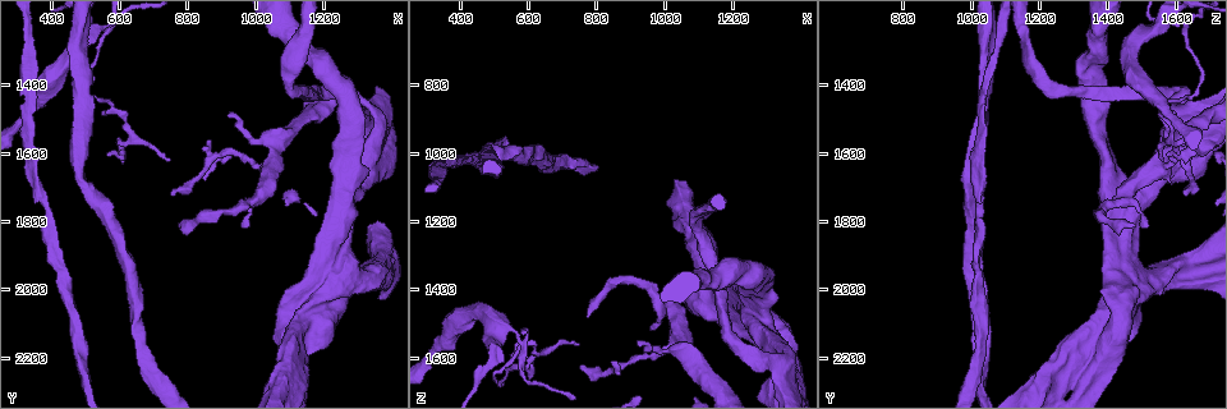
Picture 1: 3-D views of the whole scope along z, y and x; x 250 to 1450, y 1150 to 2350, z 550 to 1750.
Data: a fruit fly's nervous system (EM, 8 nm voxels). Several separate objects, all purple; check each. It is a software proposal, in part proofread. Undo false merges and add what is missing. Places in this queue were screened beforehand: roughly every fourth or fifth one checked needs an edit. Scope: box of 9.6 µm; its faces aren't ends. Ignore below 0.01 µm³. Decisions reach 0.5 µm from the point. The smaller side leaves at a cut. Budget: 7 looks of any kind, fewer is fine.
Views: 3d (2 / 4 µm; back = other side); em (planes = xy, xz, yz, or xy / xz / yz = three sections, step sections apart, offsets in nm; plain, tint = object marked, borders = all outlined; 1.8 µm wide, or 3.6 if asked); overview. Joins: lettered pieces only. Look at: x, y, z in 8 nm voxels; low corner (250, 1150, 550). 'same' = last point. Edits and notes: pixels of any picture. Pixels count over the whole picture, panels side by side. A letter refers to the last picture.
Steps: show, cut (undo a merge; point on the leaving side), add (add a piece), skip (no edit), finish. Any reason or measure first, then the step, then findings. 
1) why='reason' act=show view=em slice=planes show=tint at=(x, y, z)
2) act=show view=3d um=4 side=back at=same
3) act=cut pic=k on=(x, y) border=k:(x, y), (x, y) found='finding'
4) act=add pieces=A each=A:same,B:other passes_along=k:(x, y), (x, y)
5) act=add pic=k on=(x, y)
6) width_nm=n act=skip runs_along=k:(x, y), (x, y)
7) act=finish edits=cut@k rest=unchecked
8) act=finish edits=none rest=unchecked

why='thick turns thin' act=show view=3d um=4 at=(1130, 2030, 1450)

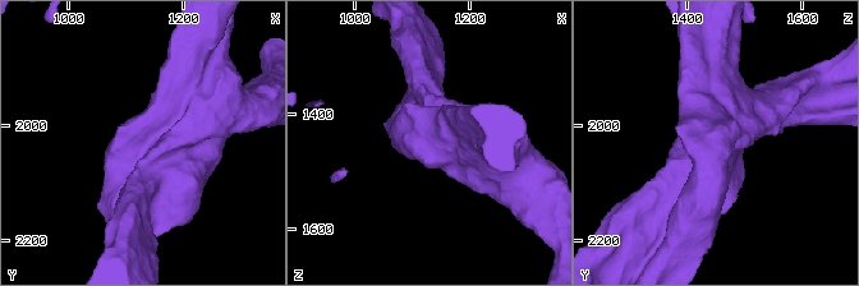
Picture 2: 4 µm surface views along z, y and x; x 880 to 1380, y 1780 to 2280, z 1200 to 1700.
why='shape alone is not enough' act=show view=em um=3.6 slice=xy step=8 show=tint at=(1125, 2030, 1445)

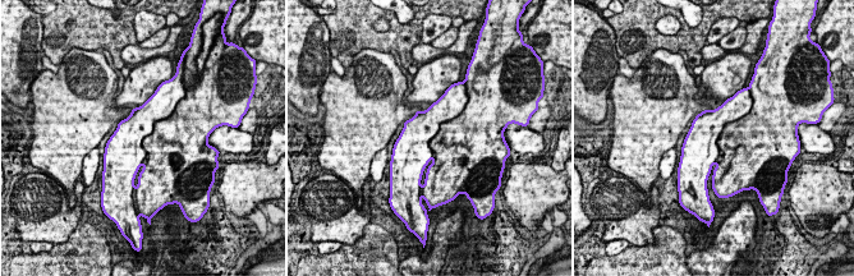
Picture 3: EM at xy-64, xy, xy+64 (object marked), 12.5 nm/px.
act=show view=em um=3.6 slice=planes show=borders at=same

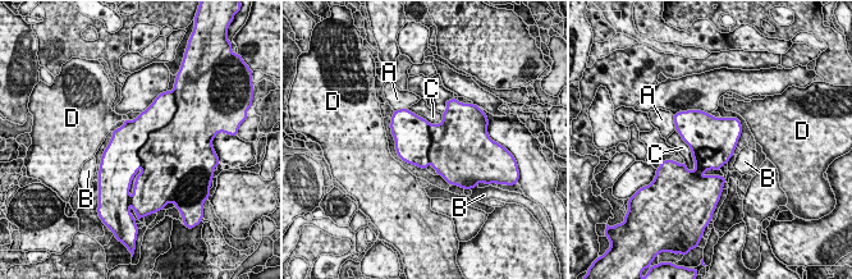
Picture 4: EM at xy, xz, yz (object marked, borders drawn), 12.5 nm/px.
width_nm=550 act=cut pic=4 on=(132, 135) each=A:other,B:other,C:other,D:other border=4:(173, 115), (138, 150), (141, 165) found='two cells meet here'

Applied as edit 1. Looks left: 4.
why='see it whole again' act=show view=overview

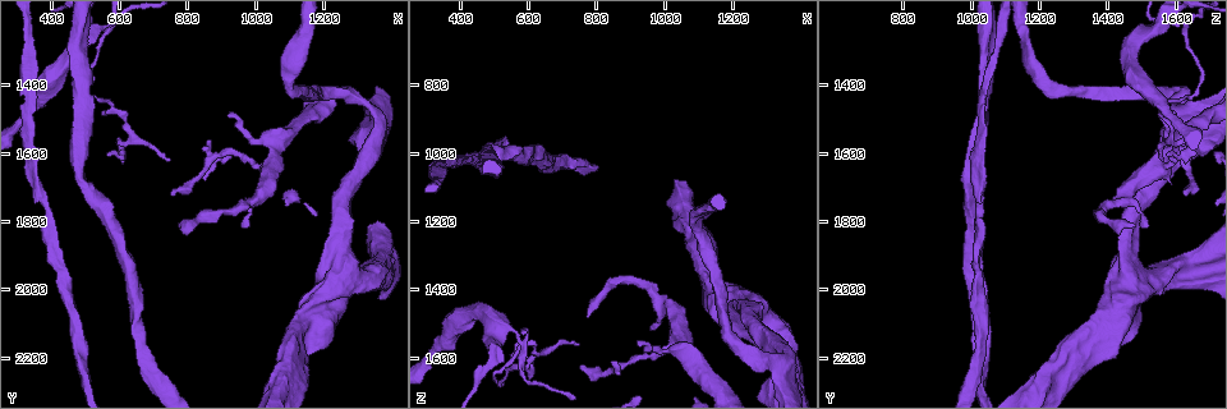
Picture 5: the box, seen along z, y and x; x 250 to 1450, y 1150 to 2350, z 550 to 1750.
why='branch stops here' act=show view=3d um=4 side=back at=(600, 1600, 1660)

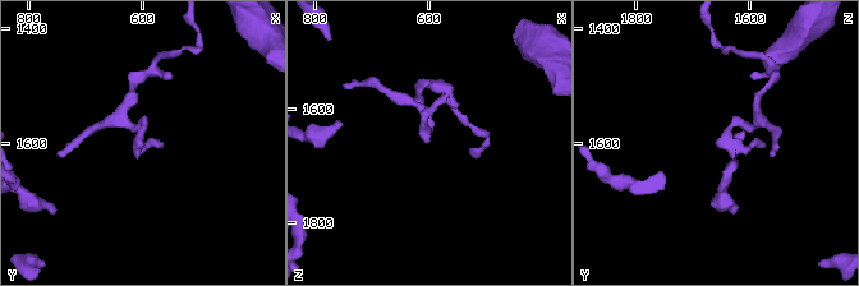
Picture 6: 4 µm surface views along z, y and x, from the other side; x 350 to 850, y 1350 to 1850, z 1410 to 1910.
act=show view=em slice=planes show=borders at=(605, 1605, 1655)

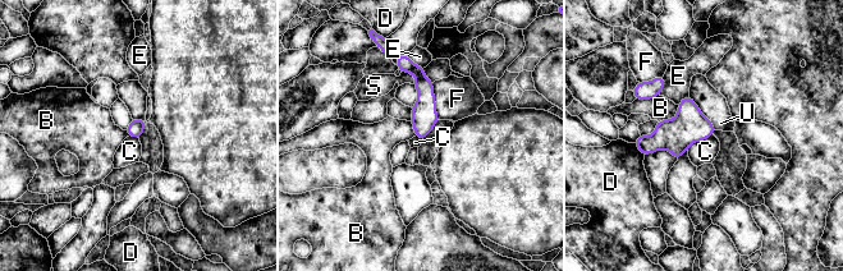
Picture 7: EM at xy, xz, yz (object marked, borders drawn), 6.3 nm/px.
act=skip each=B:other,C:other,D:other,E:other,F:other,S:other,U:other border=7:(713, 134), (693, 142), (687, 148) found='no lettered piece goes on from it'

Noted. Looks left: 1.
act=finish edits=cut@4 rest=unchecked

